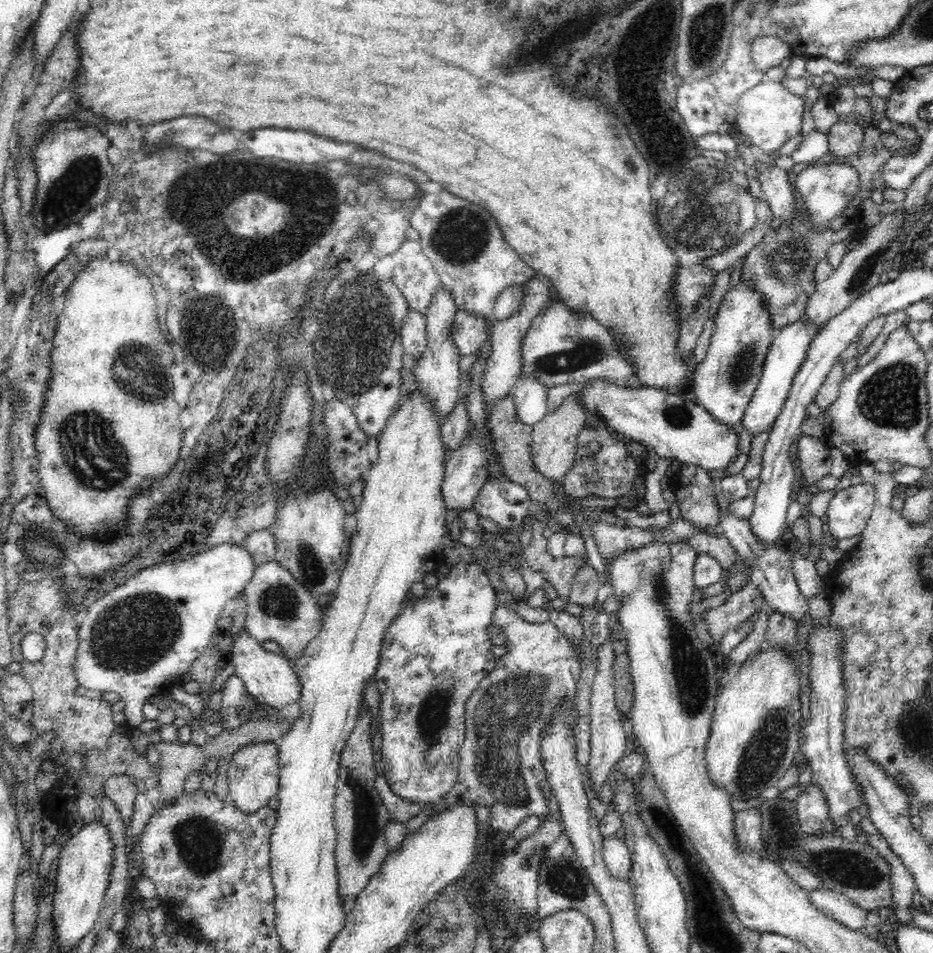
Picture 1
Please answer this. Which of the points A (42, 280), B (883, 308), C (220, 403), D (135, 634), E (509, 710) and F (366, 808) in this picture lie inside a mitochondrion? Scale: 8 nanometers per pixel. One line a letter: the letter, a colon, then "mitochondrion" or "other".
A: other
B: other
C: other
D: mitochondrion
E: mitochondrion
F: mitochondrion

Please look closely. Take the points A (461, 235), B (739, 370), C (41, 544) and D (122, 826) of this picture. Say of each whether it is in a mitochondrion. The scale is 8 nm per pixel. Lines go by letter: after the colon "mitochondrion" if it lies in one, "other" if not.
A: mitochondrion
B: mitochondrion
C: mitochondrion
D: other

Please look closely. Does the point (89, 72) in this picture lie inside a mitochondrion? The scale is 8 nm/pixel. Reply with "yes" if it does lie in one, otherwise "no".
no

